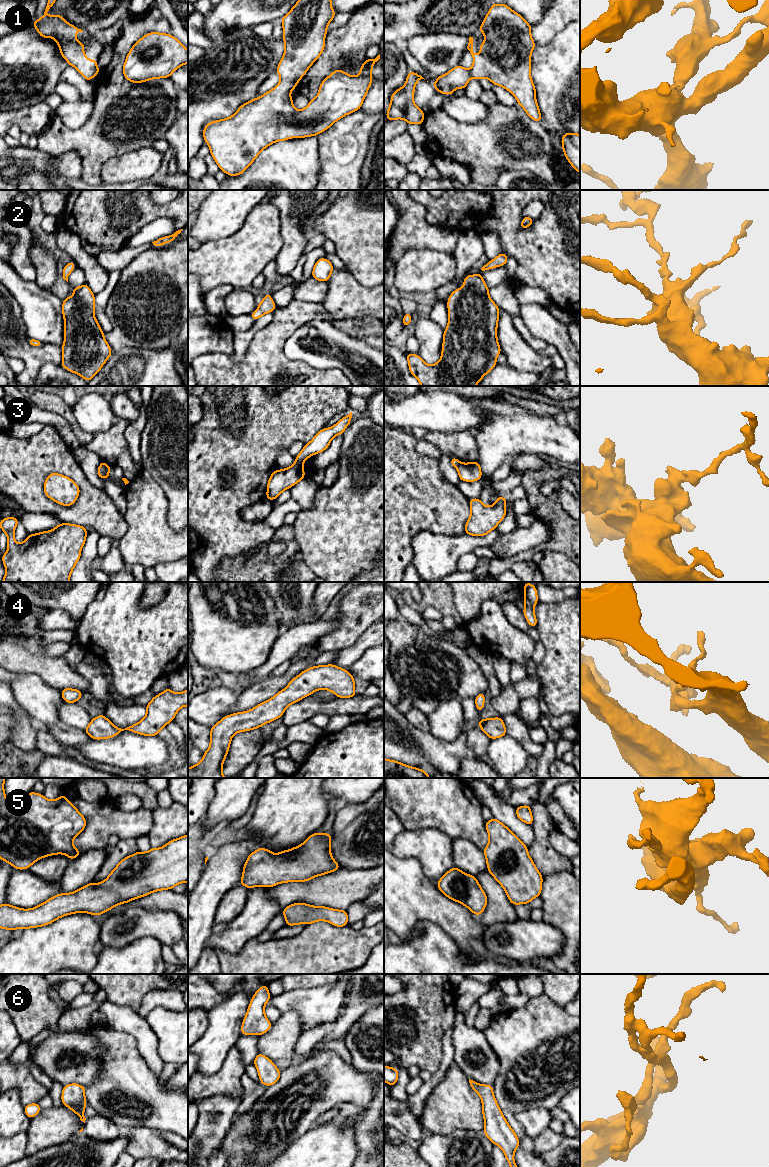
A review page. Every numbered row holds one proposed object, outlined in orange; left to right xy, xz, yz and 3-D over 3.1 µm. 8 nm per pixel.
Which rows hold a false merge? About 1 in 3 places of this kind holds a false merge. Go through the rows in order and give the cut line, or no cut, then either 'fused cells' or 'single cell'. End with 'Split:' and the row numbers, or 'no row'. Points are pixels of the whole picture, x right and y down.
1: cut none; single cell
2: cut none; single cell
3: cut xz (296, 460), (302, 462); fused cells
4: cut none; single cell
5: cut none; single cell
6: cut none; single cell
Split: 3

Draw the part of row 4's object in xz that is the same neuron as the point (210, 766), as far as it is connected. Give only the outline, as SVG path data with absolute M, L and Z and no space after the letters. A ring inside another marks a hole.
M336 665L312 666L292 679L285 689L263 701L253 709L224 716L212 726L210 746L202 760L188 768L188 778L226 778L222 766L228 754L232 737L282 717L285 709L317 690L328 690L338 698L356 695L355 680L346 669Z

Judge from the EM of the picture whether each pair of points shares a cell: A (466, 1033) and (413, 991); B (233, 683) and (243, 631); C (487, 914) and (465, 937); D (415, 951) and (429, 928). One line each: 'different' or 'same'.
A: different
B: different
C: different
D: same

